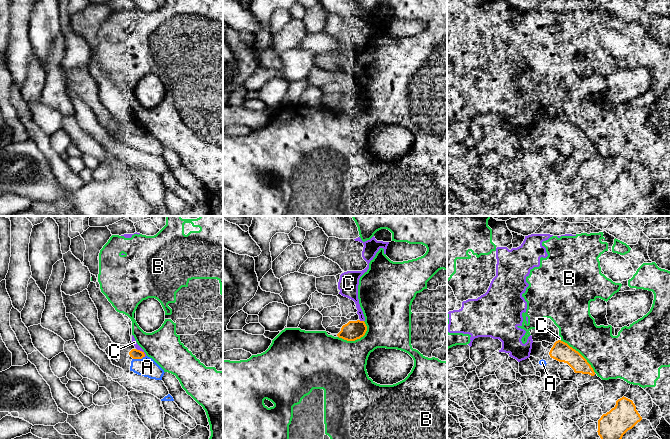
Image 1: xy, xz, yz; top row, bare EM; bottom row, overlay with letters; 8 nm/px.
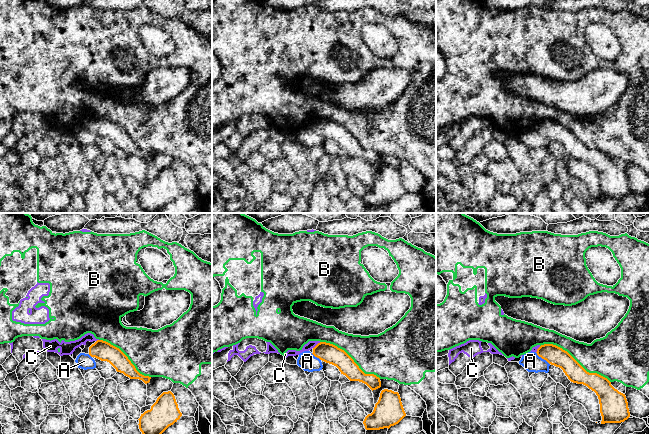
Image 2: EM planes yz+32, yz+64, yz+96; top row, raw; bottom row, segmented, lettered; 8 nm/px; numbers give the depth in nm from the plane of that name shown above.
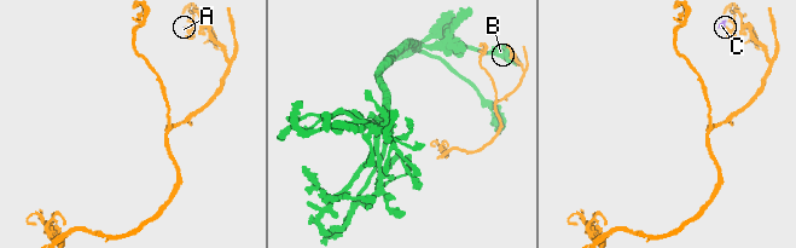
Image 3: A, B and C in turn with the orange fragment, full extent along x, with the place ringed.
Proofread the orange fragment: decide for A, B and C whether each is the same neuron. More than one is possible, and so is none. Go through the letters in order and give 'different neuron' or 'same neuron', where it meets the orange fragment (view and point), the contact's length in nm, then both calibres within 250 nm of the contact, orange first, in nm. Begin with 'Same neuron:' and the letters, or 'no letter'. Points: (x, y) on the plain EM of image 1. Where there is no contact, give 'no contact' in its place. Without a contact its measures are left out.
Same neuron: no letter
A: different neuron | xy (139, 134) | 110 nm | 80/160 nm
B: different neuron | xz (355, 115) | 260 nm | 160/420 nm
C: different neuron | xy (141, 127) | 100 nm | 80/40 nm

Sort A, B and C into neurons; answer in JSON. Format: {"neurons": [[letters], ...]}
{"neurons": [["A"], ["B", "C"]]}

